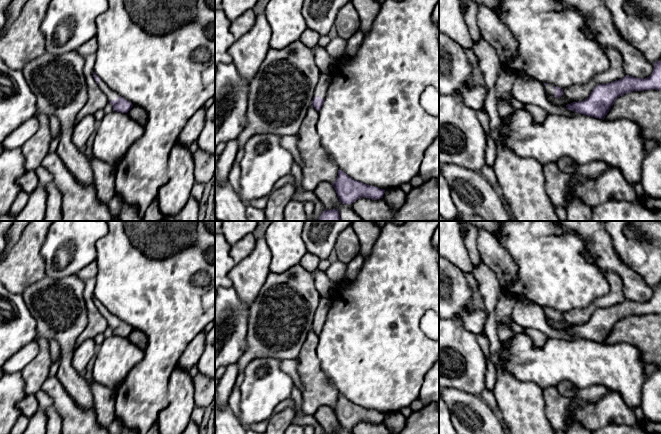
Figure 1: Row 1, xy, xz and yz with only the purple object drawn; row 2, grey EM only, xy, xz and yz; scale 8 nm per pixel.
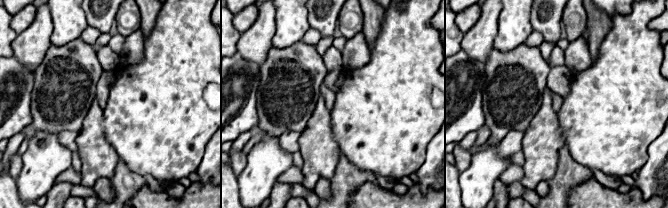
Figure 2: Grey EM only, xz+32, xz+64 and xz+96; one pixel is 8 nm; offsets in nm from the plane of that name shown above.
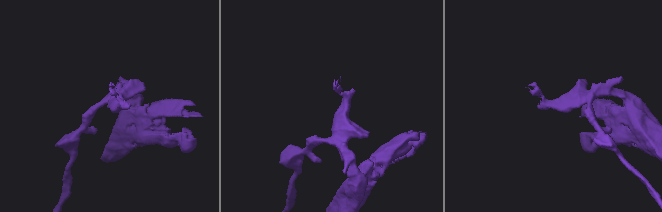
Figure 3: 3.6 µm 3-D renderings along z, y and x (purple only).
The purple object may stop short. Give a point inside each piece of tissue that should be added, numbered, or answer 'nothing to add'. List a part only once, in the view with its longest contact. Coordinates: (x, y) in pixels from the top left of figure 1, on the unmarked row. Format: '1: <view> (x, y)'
1: xy (111, 319)

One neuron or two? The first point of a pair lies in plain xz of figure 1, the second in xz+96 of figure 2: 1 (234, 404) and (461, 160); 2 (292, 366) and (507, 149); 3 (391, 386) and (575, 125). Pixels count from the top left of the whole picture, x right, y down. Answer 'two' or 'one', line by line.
1: one
2: one
3: one

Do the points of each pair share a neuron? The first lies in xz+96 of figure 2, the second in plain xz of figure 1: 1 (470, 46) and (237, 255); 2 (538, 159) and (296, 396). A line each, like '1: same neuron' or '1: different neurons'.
1: different neurons
2: different neurons

